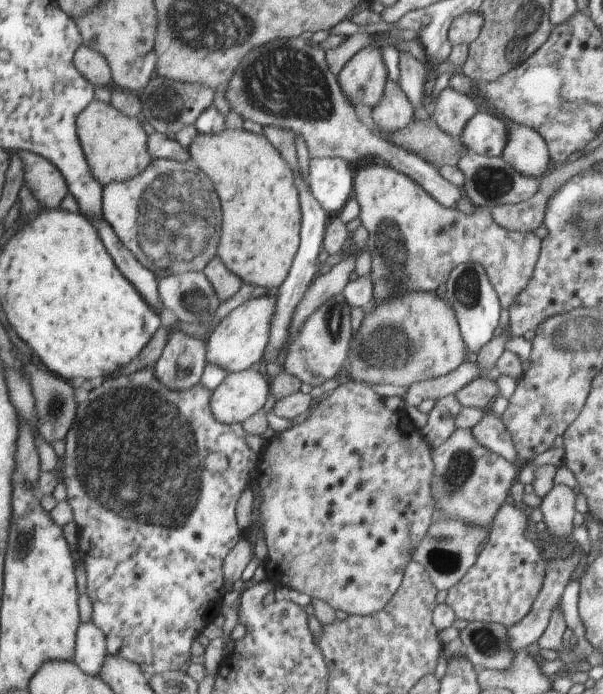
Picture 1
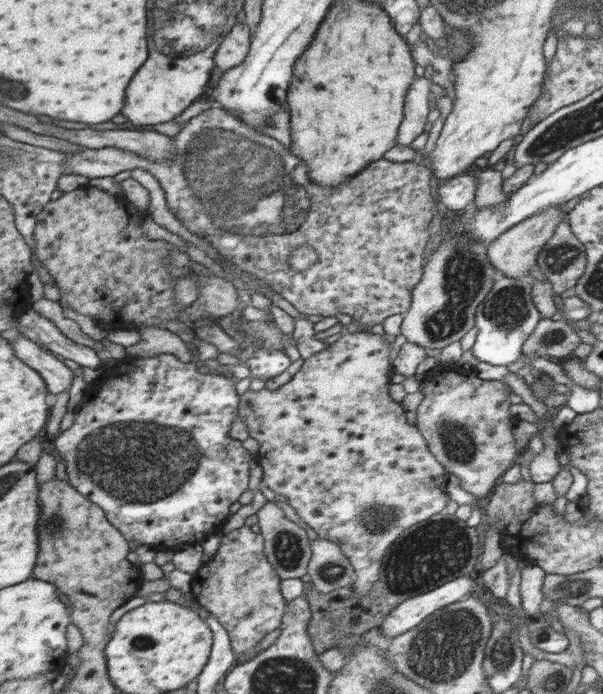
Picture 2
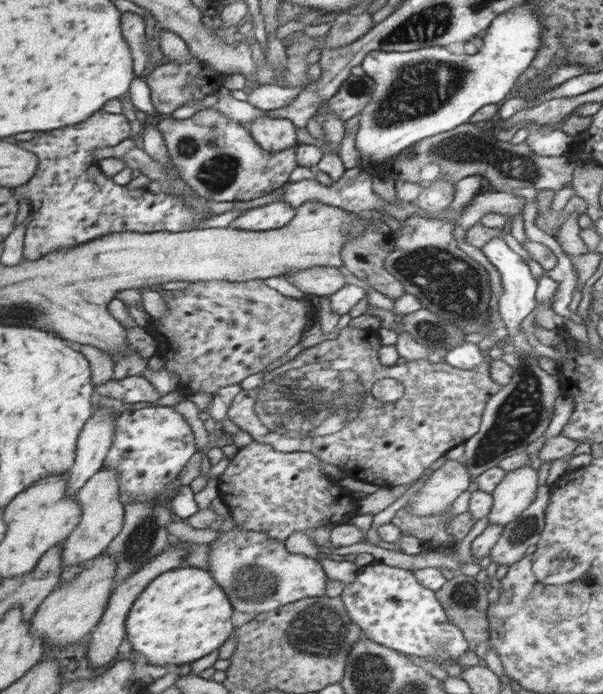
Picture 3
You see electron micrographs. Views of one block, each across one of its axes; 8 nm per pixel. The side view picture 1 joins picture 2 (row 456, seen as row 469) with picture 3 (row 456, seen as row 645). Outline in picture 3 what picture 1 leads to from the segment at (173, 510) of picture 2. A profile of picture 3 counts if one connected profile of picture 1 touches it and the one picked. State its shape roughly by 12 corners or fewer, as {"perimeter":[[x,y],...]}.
{"perimeter":[[172,406],[117,419],[105,461],[121,500],[151,502],[197,454]]}

